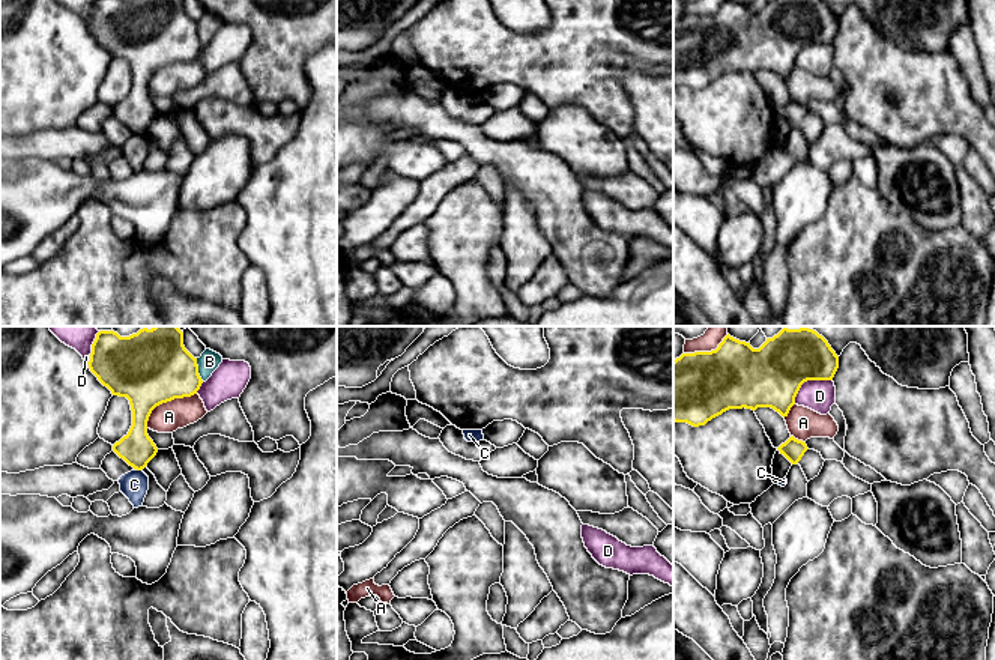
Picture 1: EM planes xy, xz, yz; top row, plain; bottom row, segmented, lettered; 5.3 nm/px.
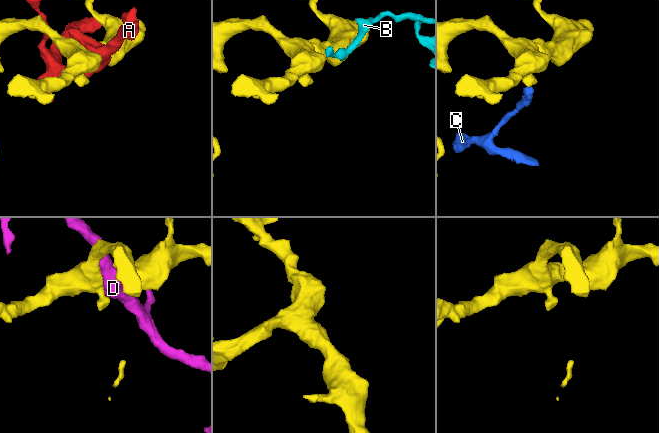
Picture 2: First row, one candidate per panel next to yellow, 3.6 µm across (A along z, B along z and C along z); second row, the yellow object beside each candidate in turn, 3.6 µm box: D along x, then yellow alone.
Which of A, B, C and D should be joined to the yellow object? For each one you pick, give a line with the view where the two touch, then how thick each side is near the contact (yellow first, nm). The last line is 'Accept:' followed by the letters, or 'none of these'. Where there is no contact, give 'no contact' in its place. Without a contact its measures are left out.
Accept: none of these

